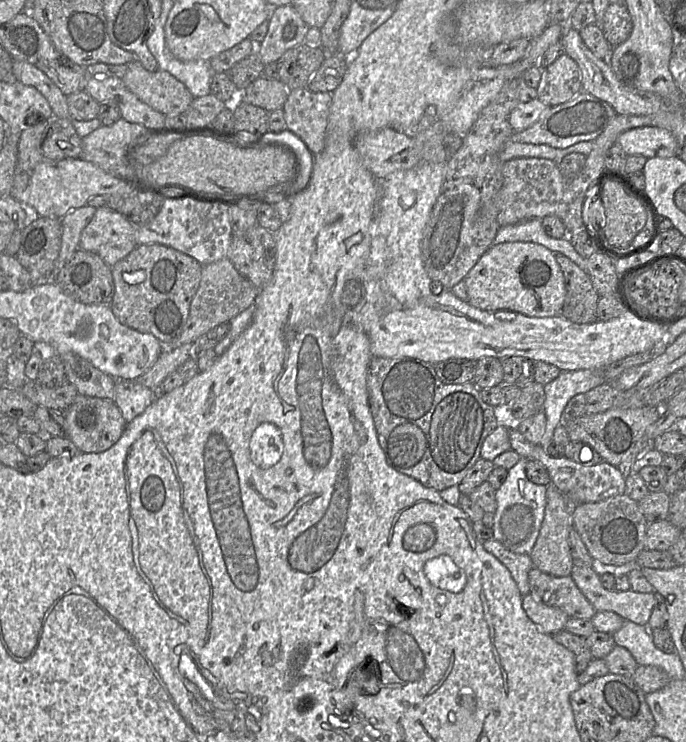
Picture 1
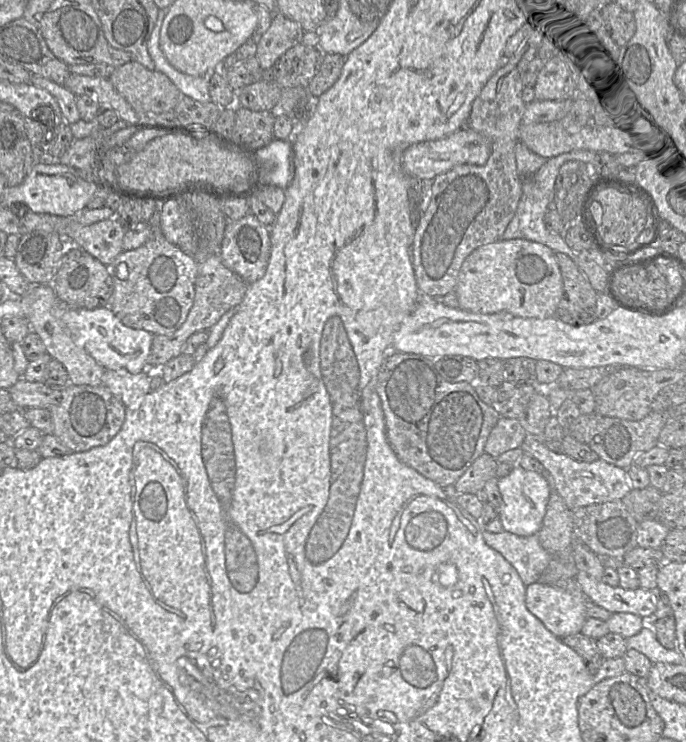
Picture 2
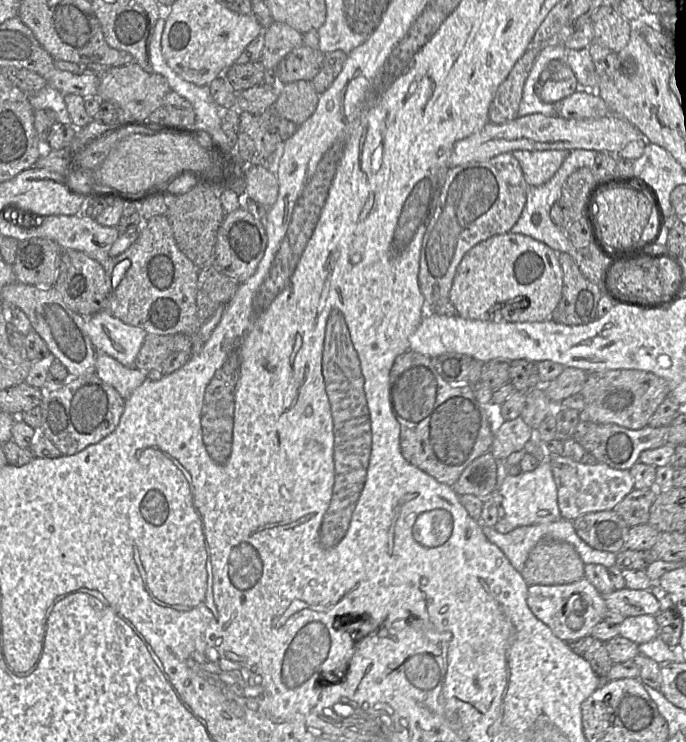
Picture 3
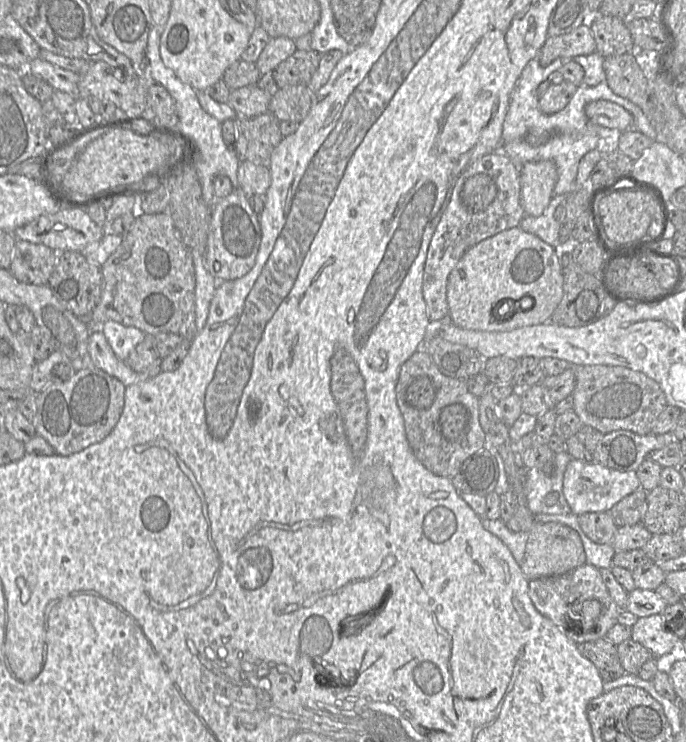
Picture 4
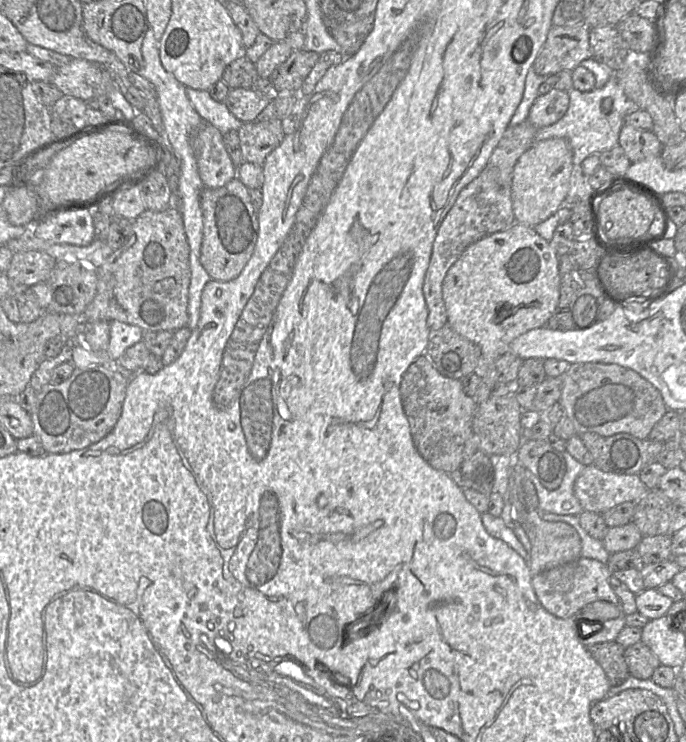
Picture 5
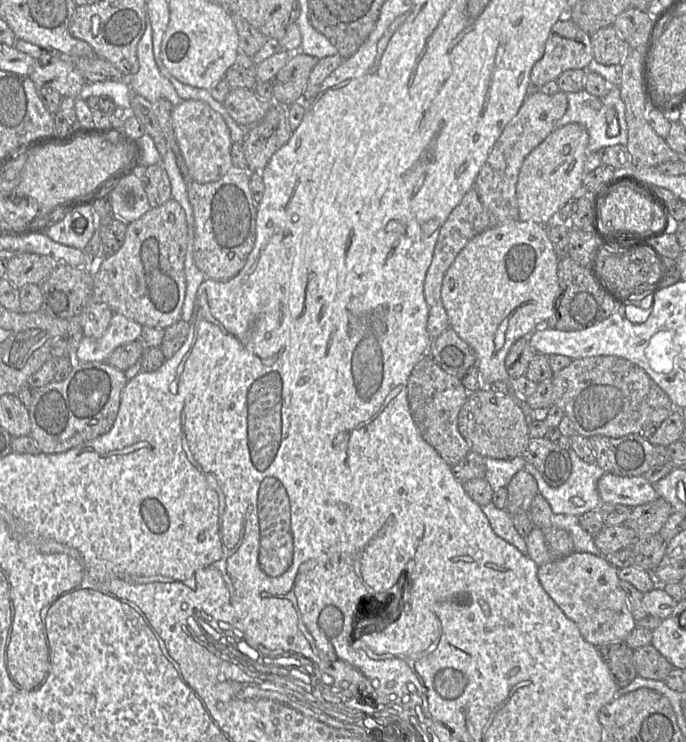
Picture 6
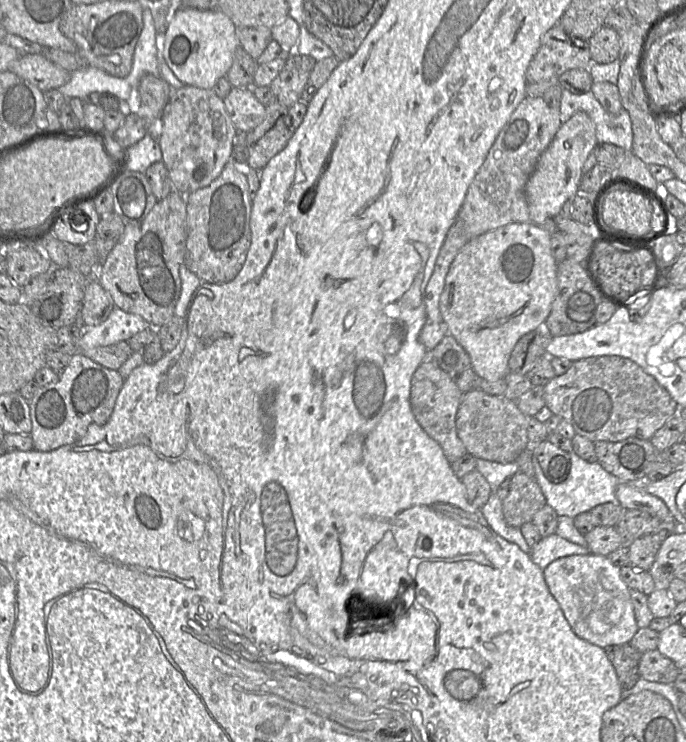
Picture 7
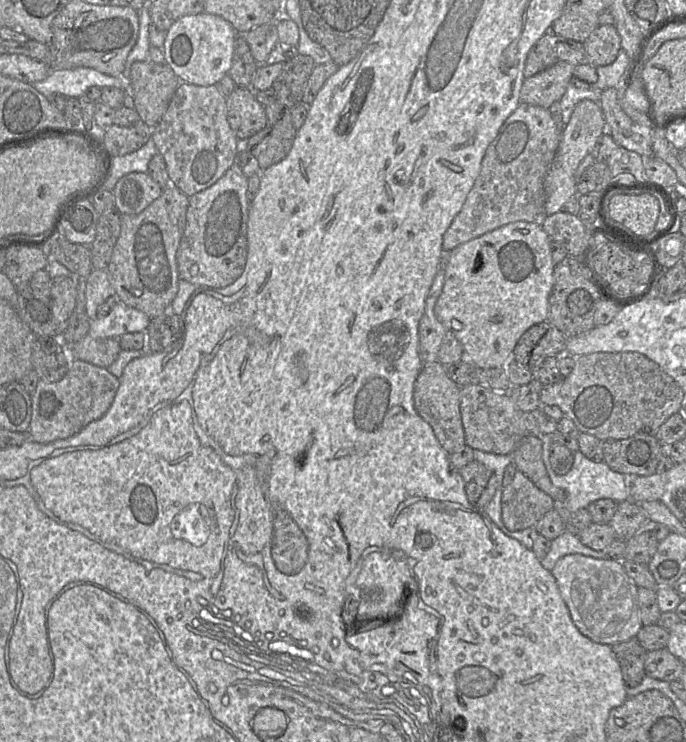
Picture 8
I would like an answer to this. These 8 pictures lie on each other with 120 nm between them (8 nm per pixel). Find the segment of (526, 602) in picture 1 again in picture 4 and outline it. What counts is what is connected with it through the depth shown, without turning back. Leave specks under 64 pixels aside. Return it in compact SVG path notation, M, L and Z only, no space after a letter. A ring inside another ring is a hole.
M584 564L566 574L529 581L529 597L539 613L550 619L569 639L577 645L599 638L616 625L622 610L611 598L600 574L600 570L590 564ZM597 600L602 604L602 613L592 626L585 626L581 616L569 617L567 611L574 610L575 601L583 603Z

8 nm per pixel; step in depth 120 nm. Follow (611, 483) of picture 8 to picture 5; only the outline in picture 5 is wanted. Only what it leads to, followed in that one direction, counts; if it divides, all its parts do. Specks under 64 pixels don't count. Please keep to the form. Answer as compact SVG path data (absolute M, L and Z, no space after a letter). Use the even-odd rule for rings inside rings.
M567 450L563 452L563 455L566 460L566 473L559 488L546 489L538 478L528 471L527 478L536 488L541 512L579 516L583 509L574 494L574 484L585 466L573 458Z

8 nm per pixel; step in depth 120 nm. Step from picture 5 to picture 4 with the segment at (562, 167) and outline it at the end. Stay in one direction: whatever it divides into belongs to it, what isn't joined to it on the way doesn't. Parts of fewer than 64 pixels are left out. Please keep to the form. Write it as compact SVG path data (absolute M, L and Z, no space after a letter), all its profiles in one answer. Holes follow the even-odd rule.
M542 160L519 166L520 202L525 215L539 217L554 195L558 180L554 162Z

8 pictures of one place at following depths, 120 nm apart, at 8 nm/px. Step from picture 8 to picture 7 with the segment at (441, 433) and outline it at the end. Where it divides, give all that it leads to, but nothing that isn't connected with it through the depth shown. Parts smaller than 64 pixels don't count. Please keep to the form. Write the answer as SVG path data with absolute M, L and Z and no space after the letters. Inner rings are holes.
M431 358L423 359L412 375L410 387L412 412L427 435L440 444L449 463L467 453L456 429L456 415L462 395L454 378L440 369Z

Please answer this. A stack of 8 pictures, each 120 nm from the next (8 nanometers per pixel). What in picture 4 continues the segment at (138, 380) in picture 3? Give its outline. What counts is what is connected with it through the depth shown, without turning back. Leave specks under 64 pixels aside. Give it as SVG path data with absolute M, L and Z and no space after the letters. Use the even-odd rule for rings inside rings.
M92 328L88 352L92 366L117 378L125 387L139 380L140 375L115 355L100 328Z

